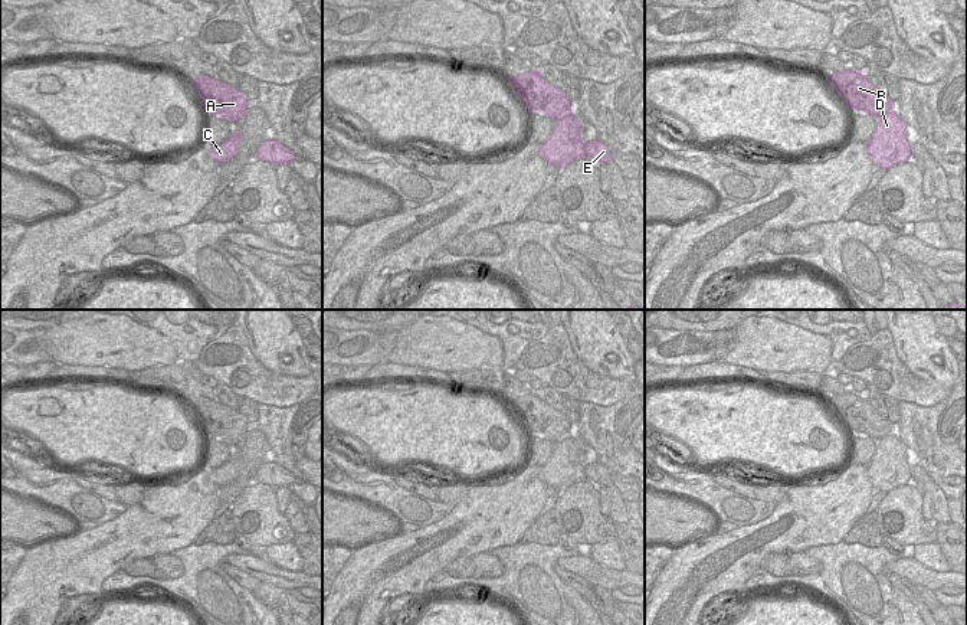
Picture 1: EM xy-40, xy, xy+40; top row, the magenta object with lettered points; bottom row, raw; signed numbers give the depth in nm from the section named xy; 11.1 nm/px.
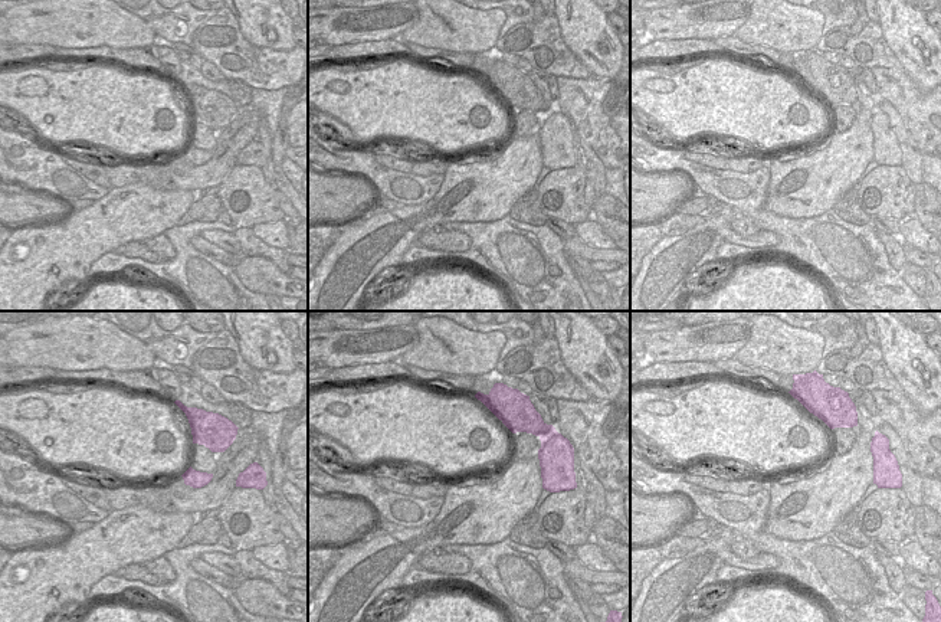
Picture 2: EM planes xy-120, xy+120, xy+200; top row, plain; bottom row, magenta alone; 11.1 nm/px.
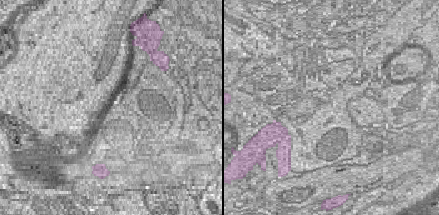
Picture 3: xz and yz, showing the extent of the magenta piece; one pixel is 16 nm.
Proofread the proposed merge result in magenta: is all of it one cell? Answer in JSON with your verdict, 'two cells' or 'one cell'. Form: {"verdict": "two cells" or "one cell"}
{"verdict": "two cells"}

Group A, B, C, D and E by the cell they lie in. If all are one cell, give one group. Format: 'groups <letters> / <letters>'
groups A B / C D E

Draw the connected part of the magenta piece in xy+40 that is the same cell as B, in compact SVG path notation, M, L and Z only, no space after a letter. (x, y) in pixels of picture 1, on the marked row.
M845 69L829 75L827 82L837 91L852 112L881 117L894 111L894 102L884 96L866 78L865 71Z

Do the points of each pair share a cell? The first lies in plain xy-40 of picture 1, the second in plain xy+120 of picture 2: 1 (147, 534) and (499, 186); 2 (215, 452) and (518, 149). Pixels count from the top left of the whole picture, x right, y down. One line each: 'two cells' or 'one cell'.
1: one cell
2: two cells

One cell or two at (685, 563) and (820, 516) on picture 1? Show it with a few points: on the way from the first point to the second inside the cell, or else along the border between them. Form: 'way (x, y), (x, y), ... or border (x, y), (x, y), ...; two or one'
way (718, 547), (737, 537), (743, 537), (787, 511); one

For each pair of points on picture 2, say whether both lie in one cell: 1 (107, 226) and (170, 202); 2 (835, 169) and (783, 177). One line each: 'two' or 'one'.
1: one
2: one

